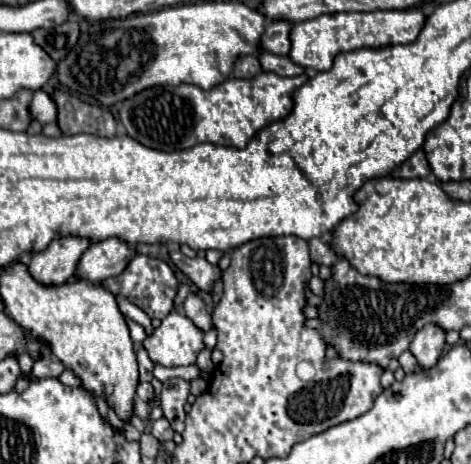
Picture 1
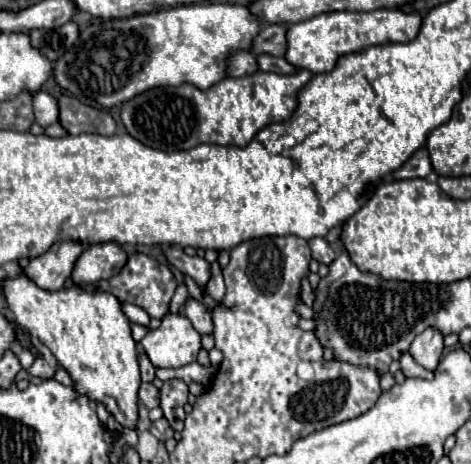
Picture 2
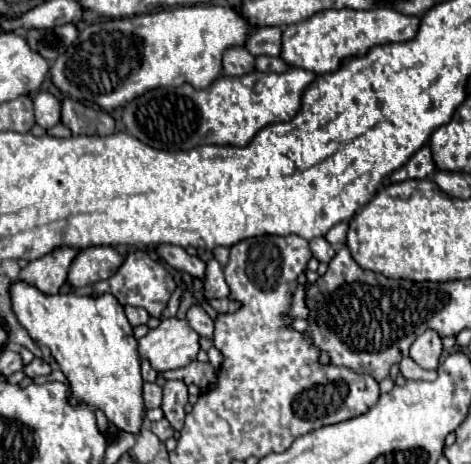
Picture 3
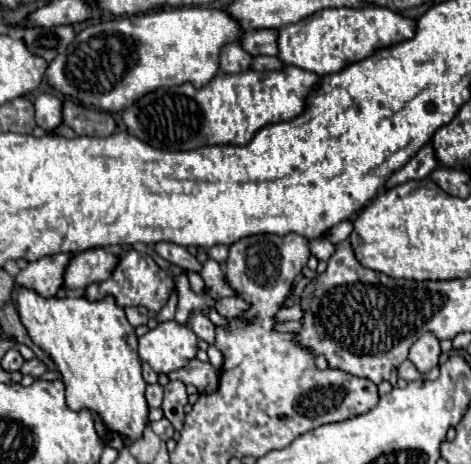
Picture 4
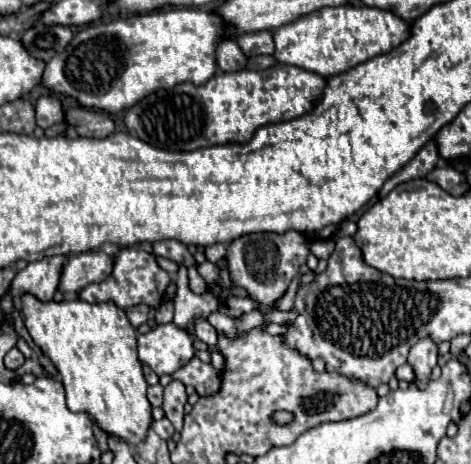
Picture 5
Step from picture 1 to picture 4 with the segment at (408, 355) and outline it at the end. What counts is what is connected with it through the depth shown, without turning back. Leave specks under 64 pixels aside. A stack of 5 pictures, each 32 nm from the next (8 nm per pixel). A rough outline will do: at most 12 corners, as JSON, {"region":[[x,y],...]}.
{"region":[[410,360],[398,366],[398,376],[406,382],[422,378]]}

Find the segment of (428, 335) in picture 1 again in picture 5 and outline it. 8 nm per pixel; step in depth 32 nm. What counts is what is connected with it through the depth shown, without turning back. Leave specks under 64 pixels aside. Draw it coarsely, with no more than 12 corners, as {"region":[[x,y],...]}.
{"region":[[420,338],[408,354],[416,384],[424,388],[438,362],[438,344]]}

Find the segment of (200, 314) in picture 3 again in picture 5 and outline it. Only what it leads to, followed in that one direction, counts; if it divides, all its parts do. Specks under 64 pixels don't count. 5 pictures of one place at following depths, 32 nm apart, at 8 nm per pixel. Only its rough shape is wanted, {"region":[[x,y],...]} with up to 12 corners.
{"region":[[206,318],[192,320],[196,338],[216,350],[216,328]]}

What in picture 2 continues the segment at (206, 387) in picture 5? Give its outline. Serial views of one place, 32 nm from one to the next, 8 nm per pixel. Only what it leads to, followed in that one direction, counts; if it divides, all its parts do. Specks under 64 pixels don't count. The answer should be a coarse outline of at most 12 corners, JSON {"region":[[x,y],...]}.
{"region":[[198,362],[182,368],[156,368],[156,378],[184,378],[210,386],[214,368]]}

